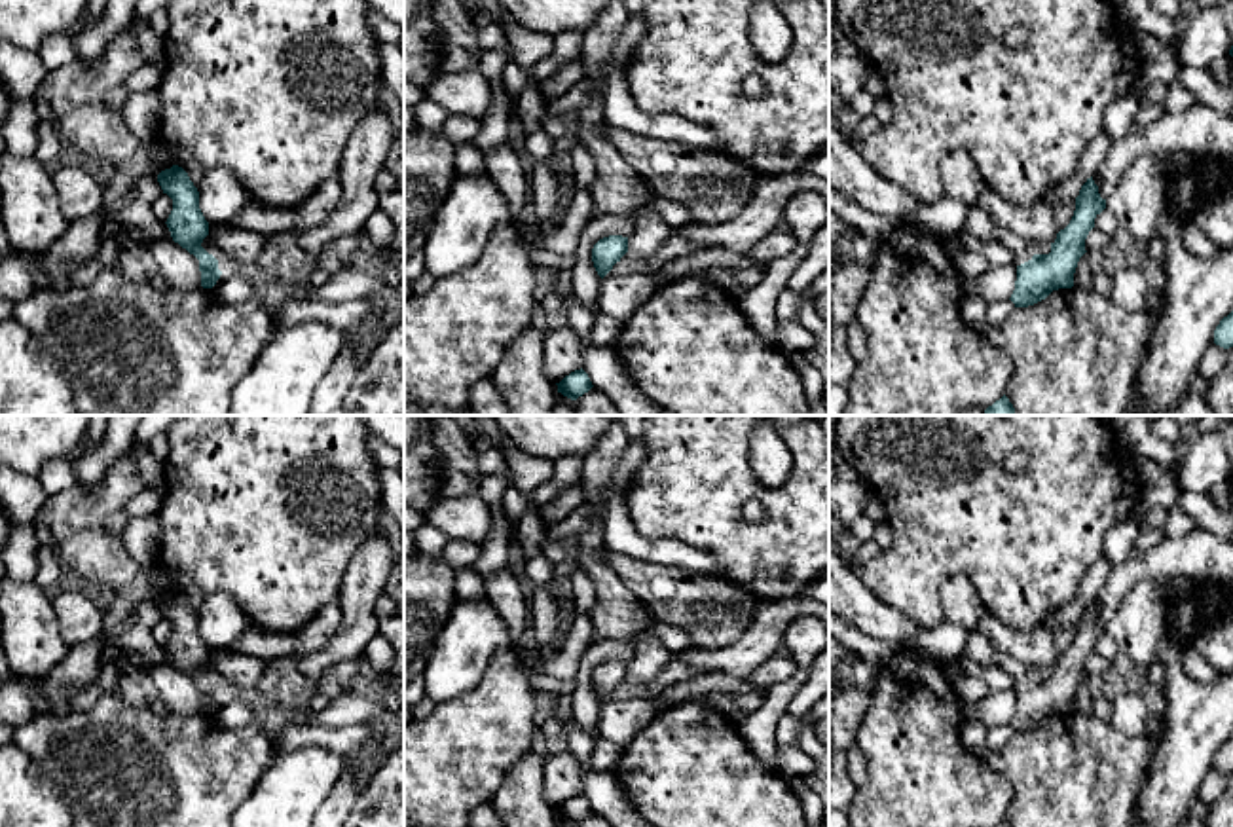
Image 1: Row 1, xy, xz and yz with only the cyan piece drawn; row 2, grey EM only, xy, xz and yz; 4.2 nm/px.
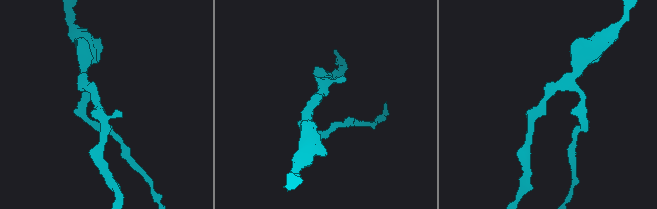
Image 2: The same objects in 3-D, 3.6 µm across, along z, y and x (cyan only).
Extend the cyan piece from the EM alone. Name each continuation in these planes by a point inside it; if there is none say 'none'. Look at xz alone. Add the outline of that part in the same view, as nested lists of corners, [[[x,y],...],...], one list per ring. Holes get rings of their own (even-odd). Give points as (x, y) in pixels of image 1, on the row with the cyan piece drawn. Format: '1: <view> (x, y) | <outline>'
none

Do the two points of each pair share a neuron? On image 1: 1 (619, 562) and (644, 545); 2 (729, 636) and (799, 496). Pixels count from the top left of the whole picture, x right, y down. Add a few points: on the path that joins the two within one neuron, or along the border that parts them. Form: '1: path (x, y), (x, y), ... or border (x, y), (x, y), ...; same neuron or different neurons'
1: border (609, 551), (672, 566); different neurons
2: border (717, 573), (740, 583), (757, 600); different neurons

